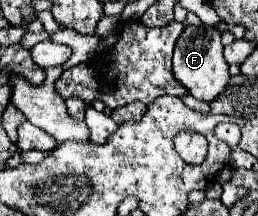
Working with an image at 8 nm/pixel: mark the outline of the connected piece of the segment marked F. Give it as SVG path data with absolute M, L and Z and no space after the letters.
M188 26L182 36L176 42L174 48L174 66L172 66L174 78L196 98L202 102L214 102L220 92L228 84L228 64L222 58L222 42L220 32L214 26Z

